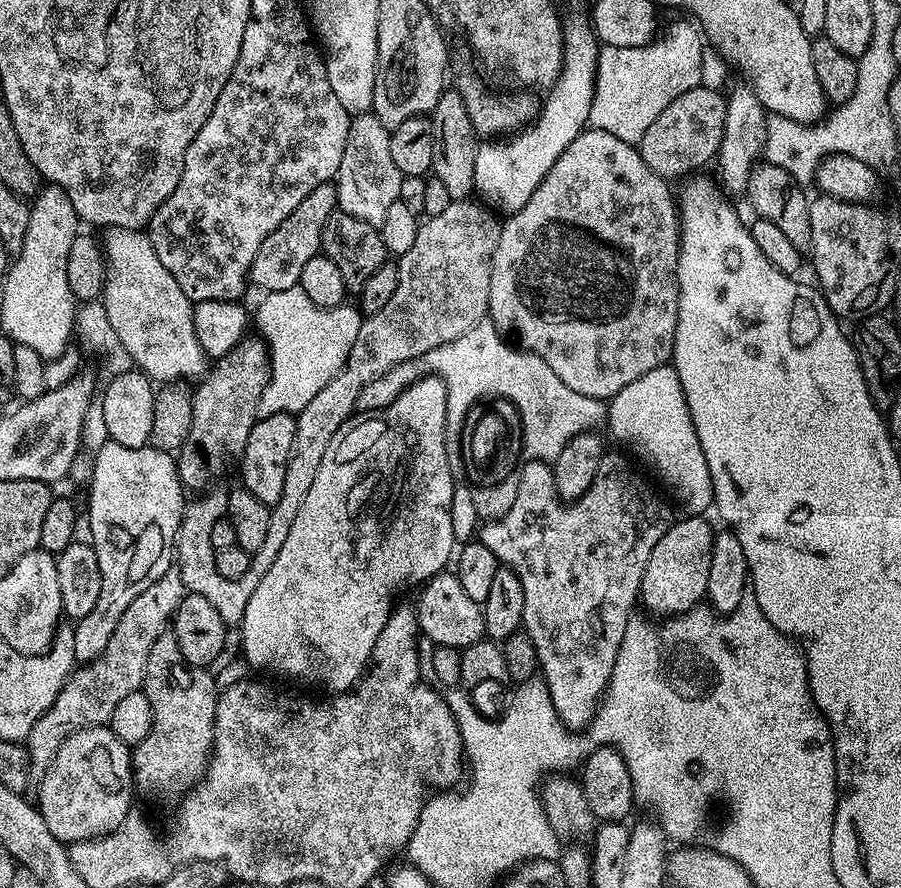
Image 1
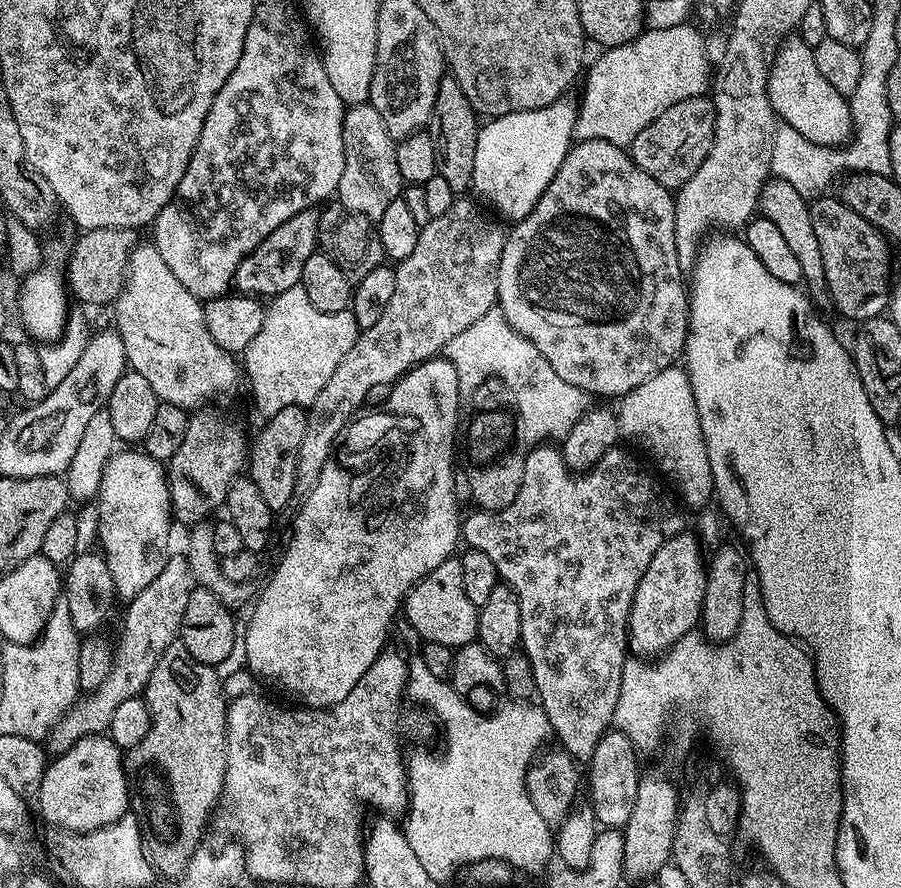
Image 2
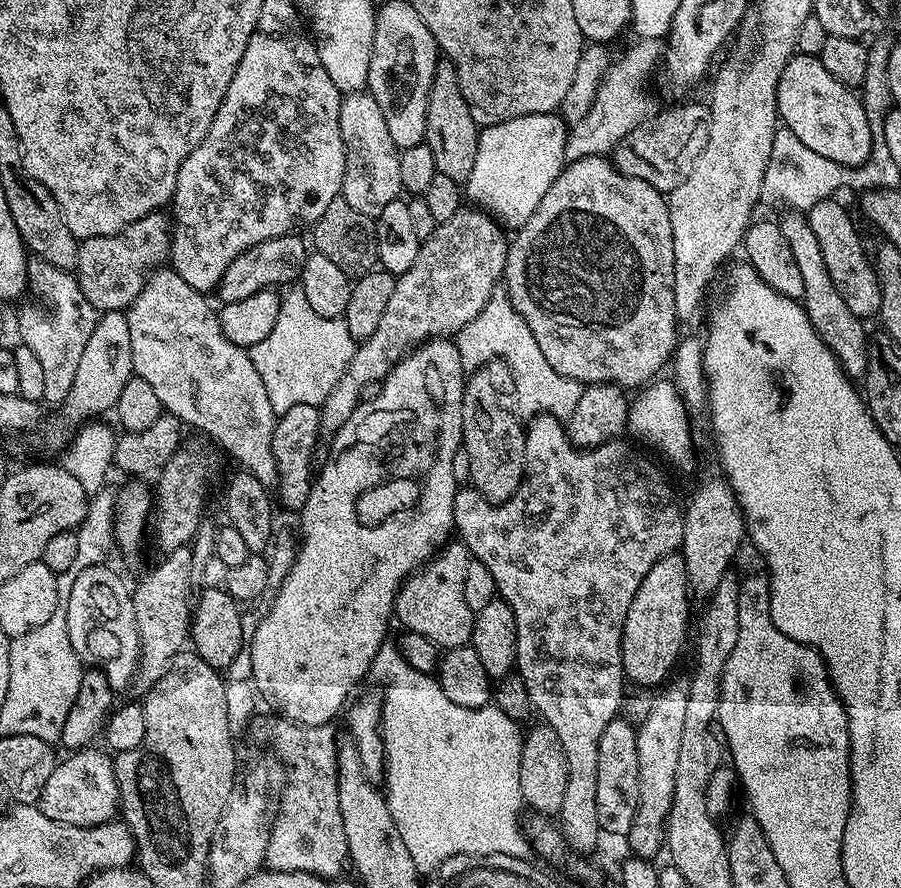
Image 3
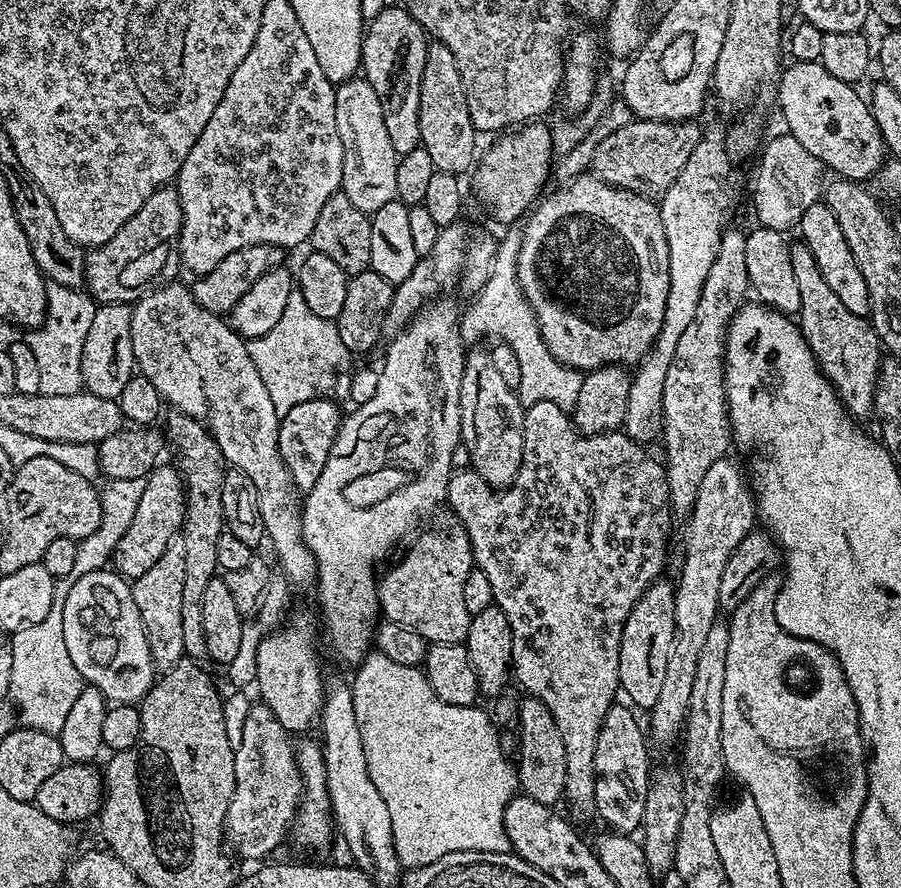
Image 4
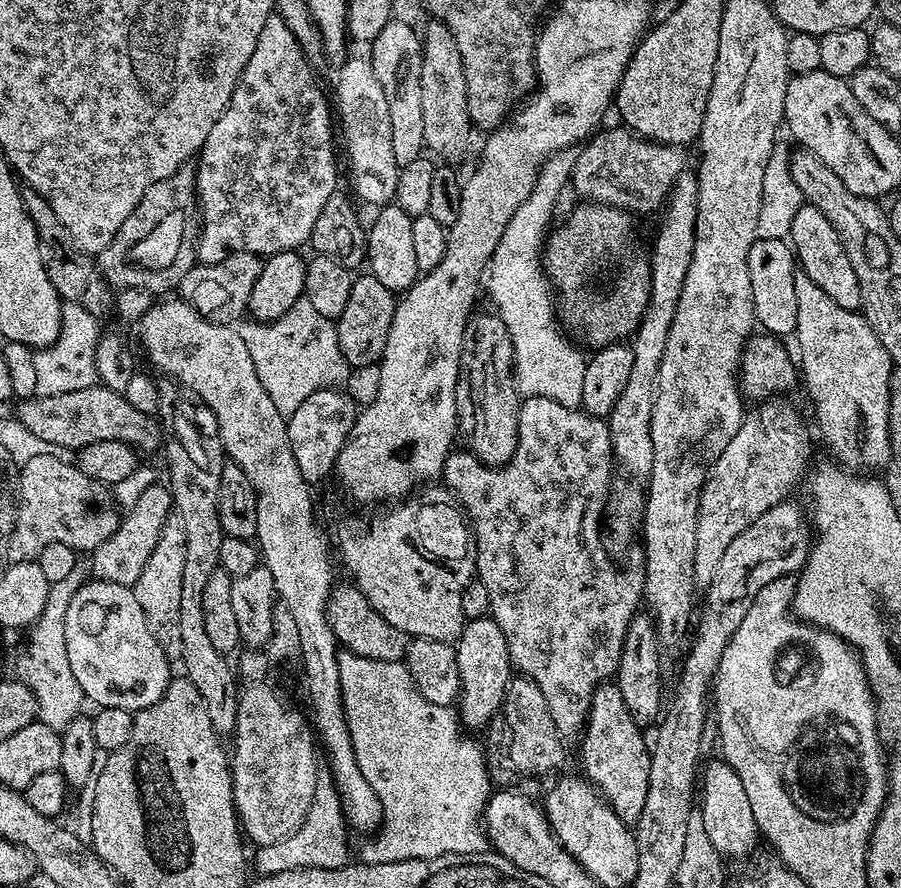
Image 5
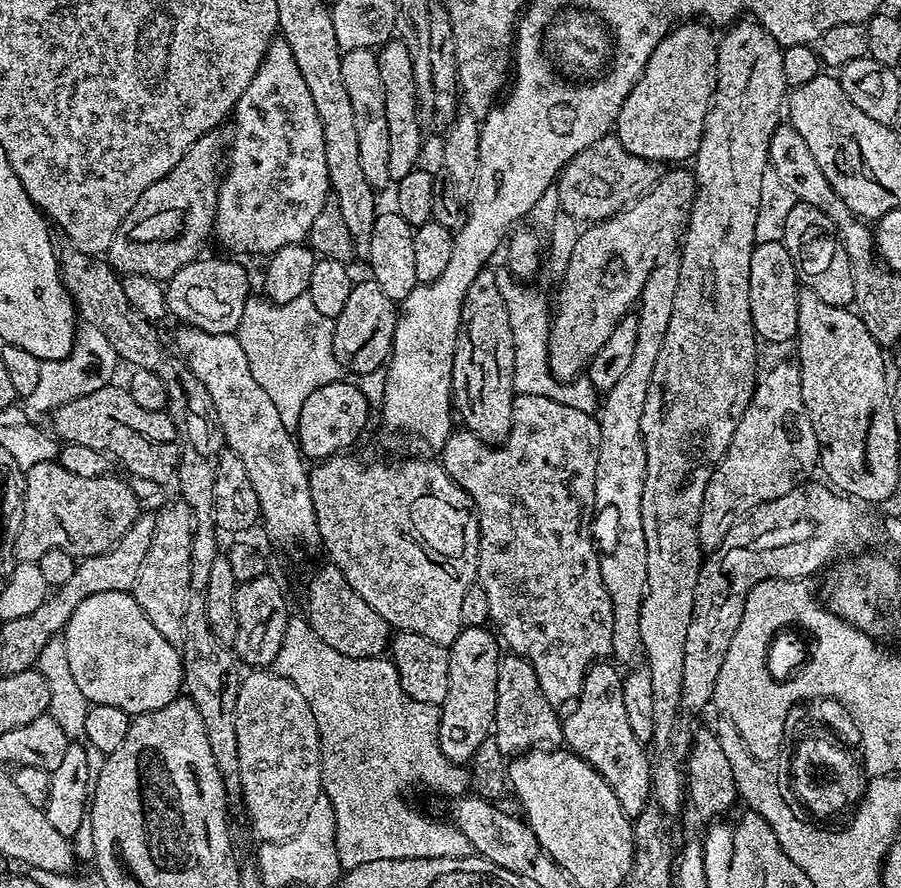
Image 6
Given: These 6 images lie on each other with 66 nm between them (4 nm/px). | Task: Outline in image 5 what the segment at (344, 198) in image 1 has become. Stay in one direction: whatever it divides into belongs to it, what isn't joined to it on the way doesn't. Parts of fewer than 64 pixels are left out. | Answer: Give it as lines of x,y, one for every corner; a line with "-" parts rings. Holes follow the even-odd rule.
367,55
351,56
339,65
340,73
336,76
334,106
338,115
338,128
344,134
344,144
348,150
348,172
352,175
352,188
357,196
355,199
383,206
396,195
401,169
392,148
390,106
378,83
378,77
374,75
371,59

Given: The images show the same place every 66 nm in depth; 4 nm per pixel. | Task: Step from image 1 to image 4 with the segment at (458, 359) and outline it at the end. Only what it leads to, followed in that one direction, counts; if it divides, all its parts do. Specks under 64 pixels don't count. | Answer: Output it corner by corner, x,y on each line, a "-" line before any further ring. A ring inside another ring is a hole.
508,230
504,237
495,245
493,254
491,272
485,280
485,284
479,288
477,300
467,309
463,309
460,317
460,337
464,339
465,345
476,346
481,343
483,336
497,336
500,340
508,343
510,351
516,355
516,368
520,371
520,388
518,384
518,395
521,404
527,406
534,402
554,402
554,406
565,410
575,409
578,402
578,390
582,390
582,382
584,376
577,372
574,368
568,368
562,362
558,362
558,358
554,358
554,354
550,354
550,350
546,346
546,342
540,333
538,326
538,318
534,314
534,310
530,306
530,302
524,297
524,291
520,285
518,278
518,270
516,263
520,257
520,240
521,233
516,230

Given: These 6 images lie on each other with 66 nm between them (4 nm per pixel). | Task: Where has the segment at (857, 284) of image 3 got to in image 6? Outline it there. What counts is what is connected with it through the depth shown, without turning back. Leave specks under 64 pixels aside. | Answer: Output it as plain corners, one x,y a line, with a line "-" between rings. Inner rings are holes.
799,202
790,210
786,217
786,230
784,231
783,244
790,250
790,258
794,262
796,278
803,287
814,290
822,302
830,306
847,308
854,301
854,274
850,266
850,258
846,258
846,250
840,241
840,234
818,210
818,206
801,204

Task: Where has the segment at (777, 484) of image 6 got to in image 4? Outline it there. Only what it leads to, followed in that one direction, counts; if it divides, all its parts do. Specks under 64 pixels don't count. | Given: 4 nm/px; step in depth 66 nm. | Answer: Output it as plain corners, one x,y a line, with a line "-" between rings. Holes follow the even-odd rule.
725,458
714,462
702,482
698,486
696,502
687,515
688,537
684,540
684,566
680,570
680,584
675,585
676,606
673,634
673,645
666,665
666,678
663,679
662,690
658,700
650,709
652,716
647,727
653,741
668,744
679,737
682,725
688,719
690,706
690,690
694,690
694,674
698,667
698,654
710,635
710,626
718,622
716,612
721,611
720,587
722,574
726,570
726,562
730,562
730,554
753,531
758,524
758,513
754,493
749,481
740,473
736,464
-
652,727
652,732
651,728
-
656,739
656,740
655,740

